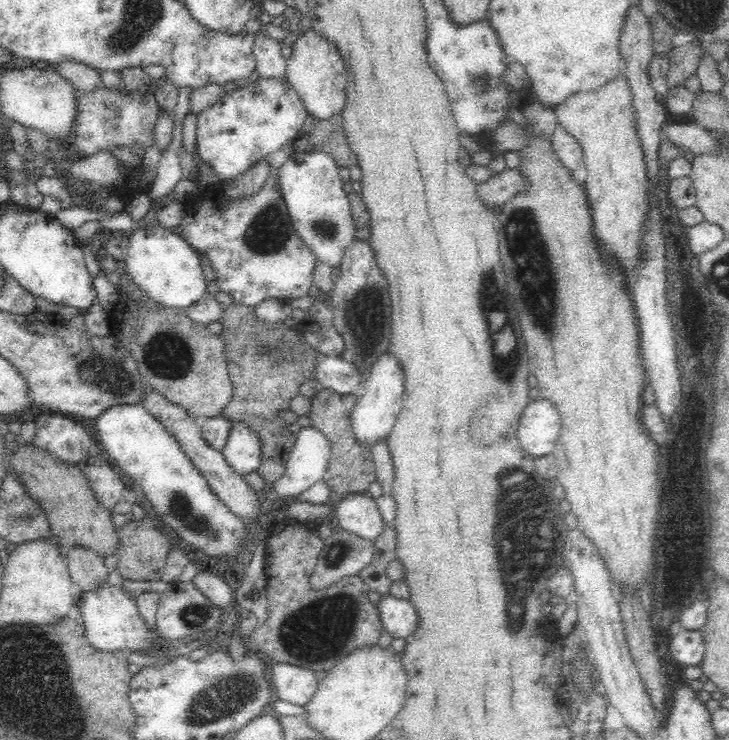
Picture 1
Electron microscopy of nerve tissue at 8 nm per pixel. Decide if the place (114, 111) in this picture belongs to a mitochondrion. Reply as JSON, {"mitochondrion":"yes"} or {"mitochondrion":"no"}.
{"mitochondrion":"no"}

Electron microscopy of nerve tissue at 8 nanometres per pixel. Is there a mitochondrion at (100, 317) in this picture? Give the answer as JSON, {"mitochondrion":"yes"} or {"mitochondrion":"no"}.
{"mitochondrion":"no"}

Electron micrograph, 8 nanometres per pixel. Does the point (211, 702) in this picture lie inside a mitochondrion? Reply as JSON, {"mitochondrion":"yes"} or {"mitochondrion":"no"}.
{"mitochondrion":"yes"}

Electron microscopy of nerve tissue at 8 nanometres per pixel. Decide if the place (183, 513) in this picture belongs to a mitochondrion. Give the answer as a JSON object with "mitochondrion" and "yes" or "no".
{"mitochondrion":"yes"}

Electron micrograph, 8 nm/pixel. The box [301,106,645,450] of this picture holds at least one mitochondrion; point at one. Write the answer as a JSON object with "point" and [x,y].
{"point":[535,276]}

